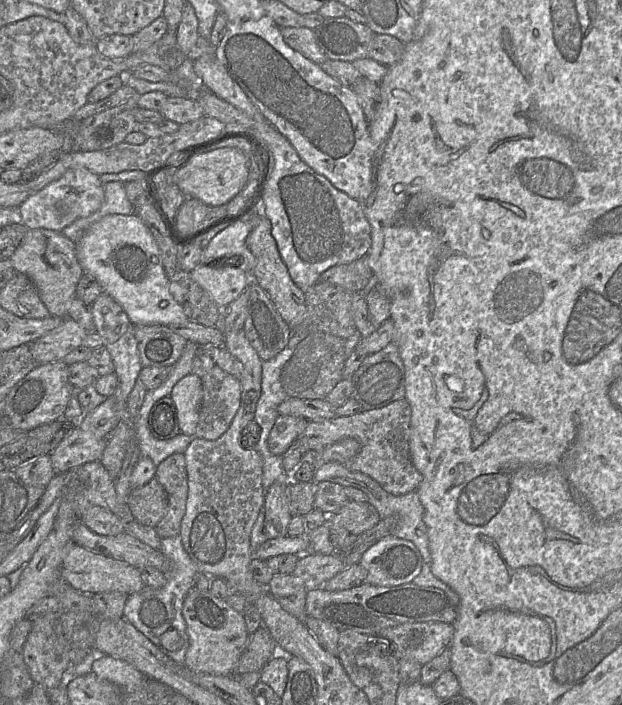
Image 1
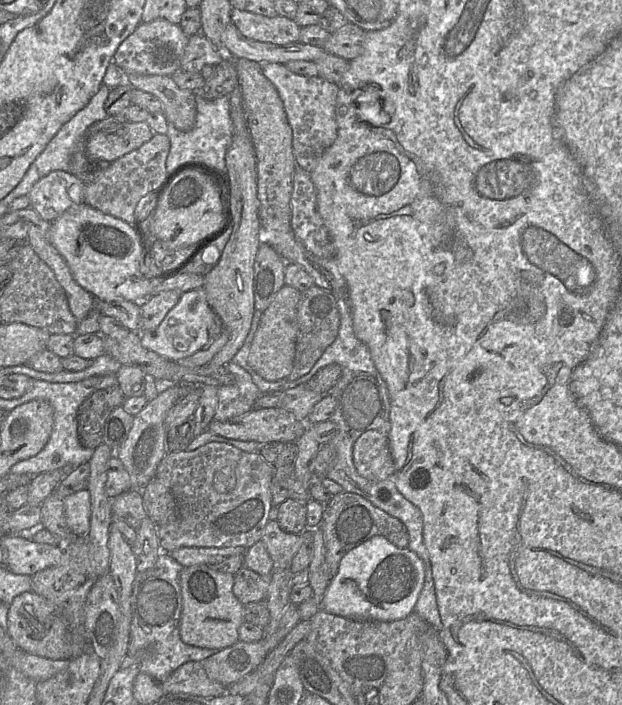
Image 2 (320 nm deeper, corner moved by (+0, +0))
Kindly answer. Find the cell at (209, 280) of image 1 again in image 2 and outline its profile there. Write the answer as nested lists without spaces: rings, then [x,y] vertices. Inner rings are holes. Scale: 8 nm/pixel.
[[[203,287],[183,292],[155,330],[139,331],[141,344],[169,360],[179,361],[189,357],[209,342],[210,311],[213,310]]]

